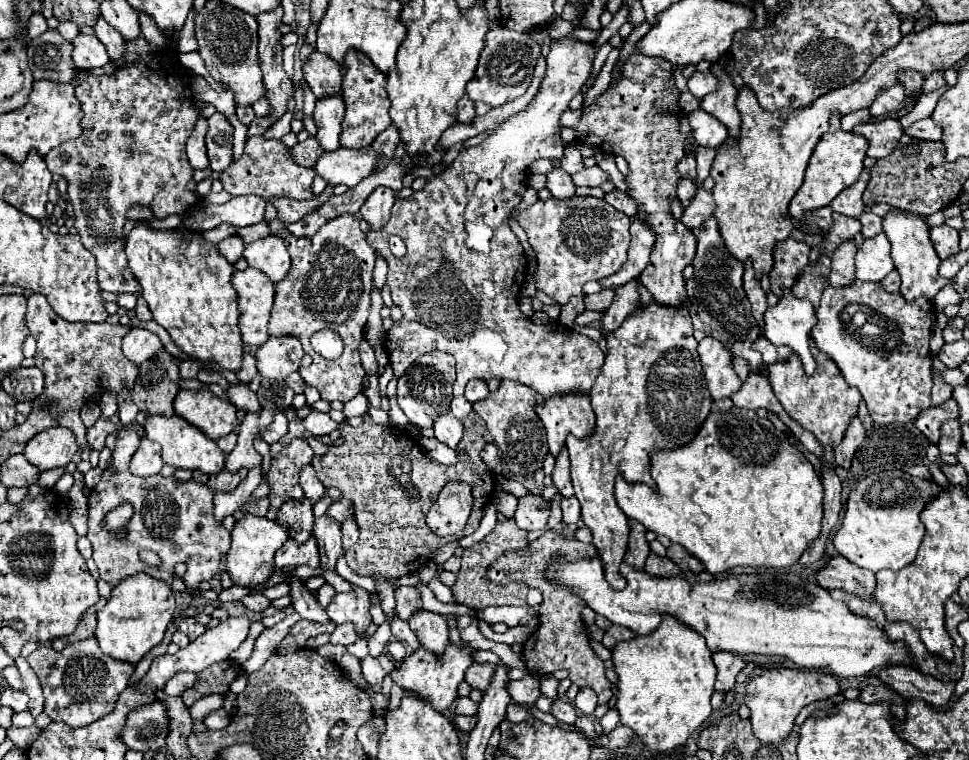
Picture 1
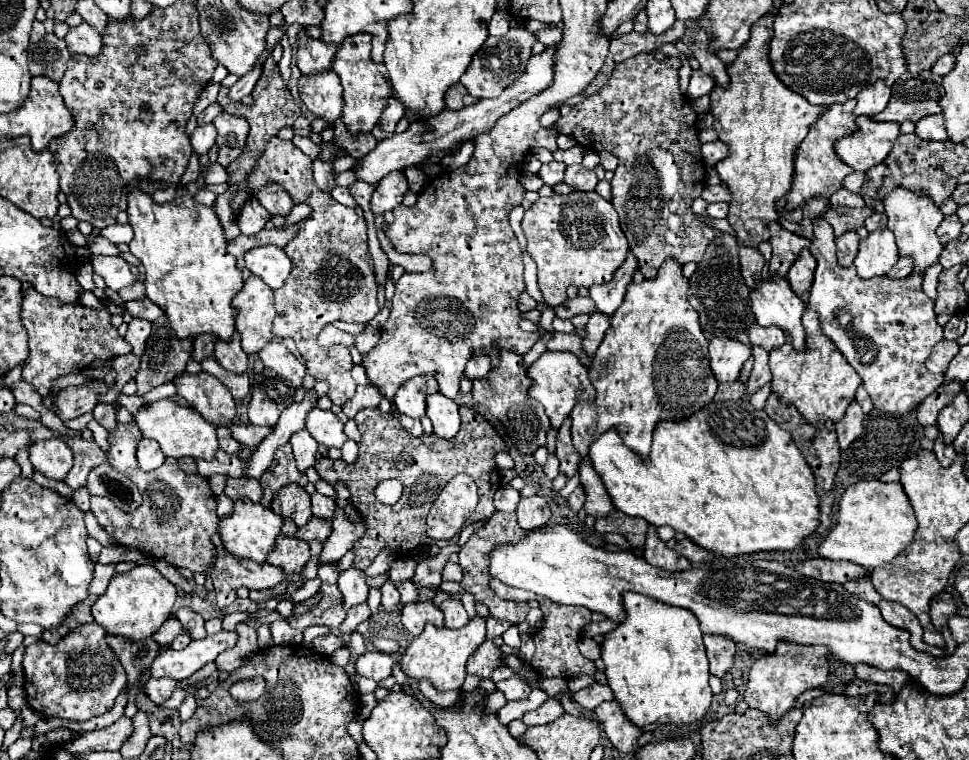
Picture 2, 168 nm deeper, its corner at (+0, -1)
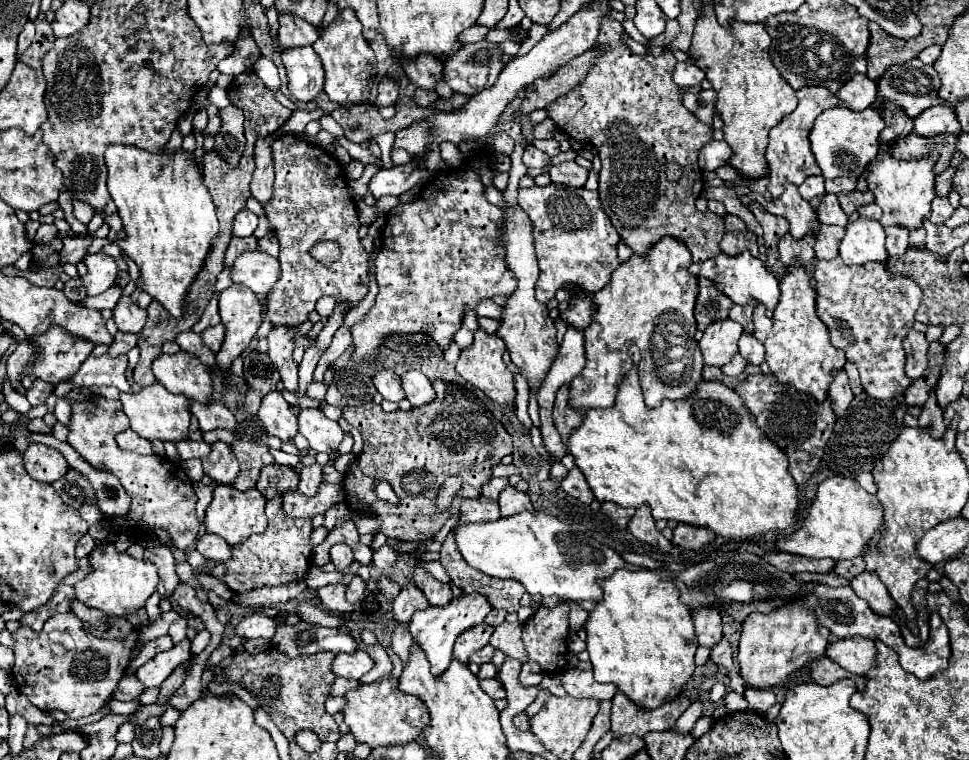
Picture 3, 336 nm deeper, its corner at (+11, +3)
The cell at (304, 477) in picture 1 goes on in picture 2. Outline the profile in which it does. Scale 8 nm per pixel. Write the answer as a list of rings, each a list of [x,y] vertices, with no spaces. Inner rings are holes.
[[[308,430],[294,432],[294,434],[290,436],[290,444],[292,444],[292,450],[294,450],[296,464],[298,464],[298,468],[300,468],[302,472],[304,472],[308,466],[314,466],[318,444],[316,444],[316,440],[308,434]]]

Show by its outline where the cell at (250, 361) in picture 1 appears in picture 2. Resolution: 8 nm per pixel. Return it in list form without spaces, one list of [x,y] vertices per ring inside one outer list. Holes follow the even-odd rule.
[[[234,332],[234,340],[230,340],[230,342],[216,340],[214,356],[230,372],[246,372],[248,370],[248,356],[240,348],[240,334],[238,332]]]

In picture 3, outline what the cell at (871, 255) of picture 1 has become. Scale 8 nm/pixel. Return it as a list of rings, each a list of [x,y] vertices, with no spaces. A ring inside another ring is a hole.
[[[857,218],[847,224],[845,238],[839,246],[839,256],[849,266],[863,266],[867,262],[885,262],[885,230],[875,220]]]

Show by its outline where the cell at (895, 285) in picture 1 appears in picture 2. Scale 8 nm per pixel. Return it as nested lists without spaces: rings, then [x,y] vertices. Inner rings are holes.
[[[900,258],[900,260],[894,264],[894,268],[890,268],[888,276],[894,278],[894,280],[898,280],[898,278],[906,278],[912,270],[914,270],[914,260],[910,260],[910,258]]]

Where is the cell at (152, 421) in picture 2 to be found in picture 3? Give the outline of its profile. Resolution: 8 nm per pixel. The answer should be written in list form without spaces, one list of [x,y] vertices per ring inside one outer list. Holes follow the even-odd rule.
[[[155,382],[141,392],[133,394],[121,394],[121,404],[123,412],[131,420],[131,430],[135,430],[139,436],[147,440],[161,440],[161,442],[179,442],[179,440],[189,440],[189,400],[179,394],[167,392],[163,384]]]

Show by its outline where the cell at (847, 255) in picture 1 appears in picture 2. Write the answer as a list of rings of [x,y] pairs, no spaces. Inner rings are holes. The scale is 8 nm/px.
[[[844,232],[842,236],[836,238],[836,256],[840,266],[852,266],[858,254],[858,242],[860,242],[858,232]]]

